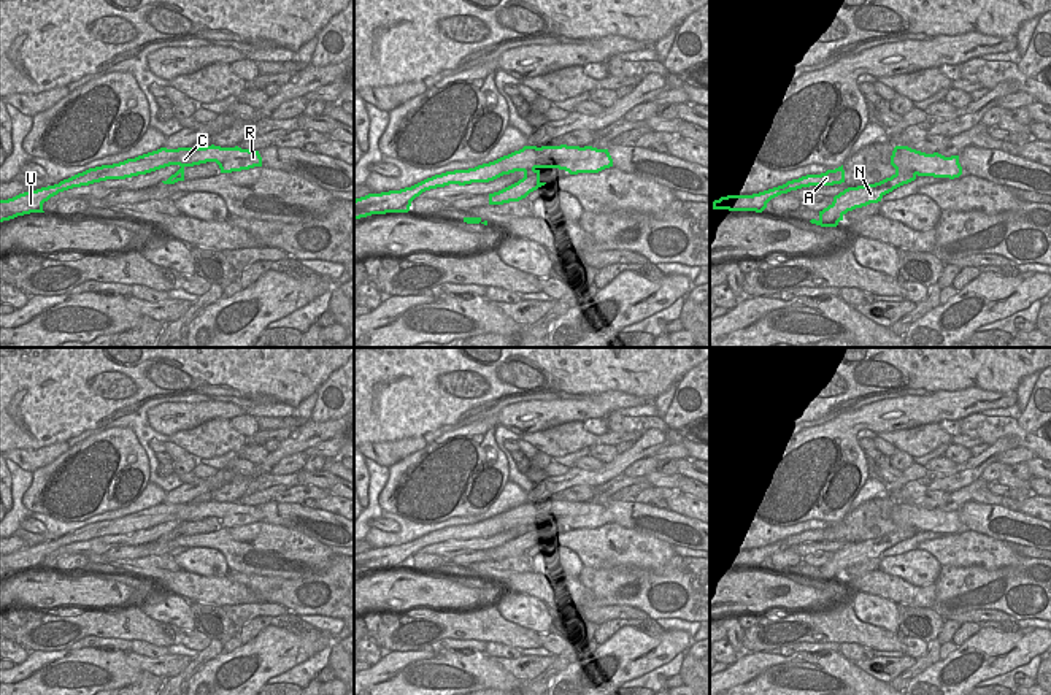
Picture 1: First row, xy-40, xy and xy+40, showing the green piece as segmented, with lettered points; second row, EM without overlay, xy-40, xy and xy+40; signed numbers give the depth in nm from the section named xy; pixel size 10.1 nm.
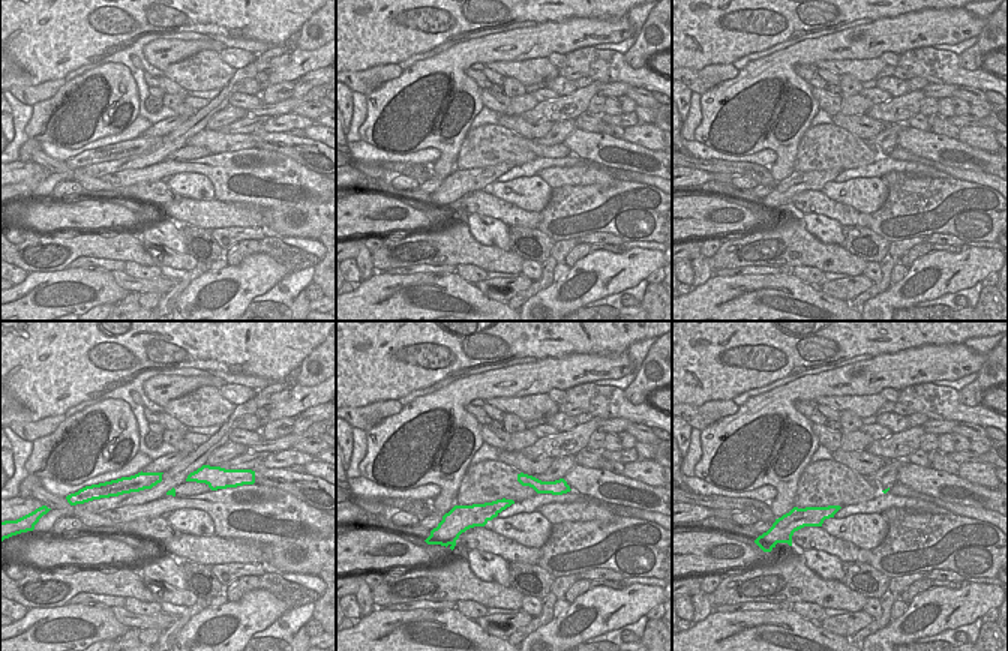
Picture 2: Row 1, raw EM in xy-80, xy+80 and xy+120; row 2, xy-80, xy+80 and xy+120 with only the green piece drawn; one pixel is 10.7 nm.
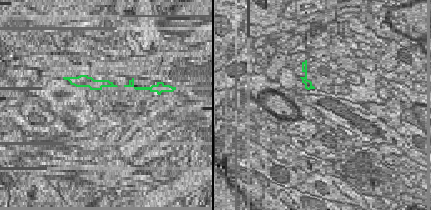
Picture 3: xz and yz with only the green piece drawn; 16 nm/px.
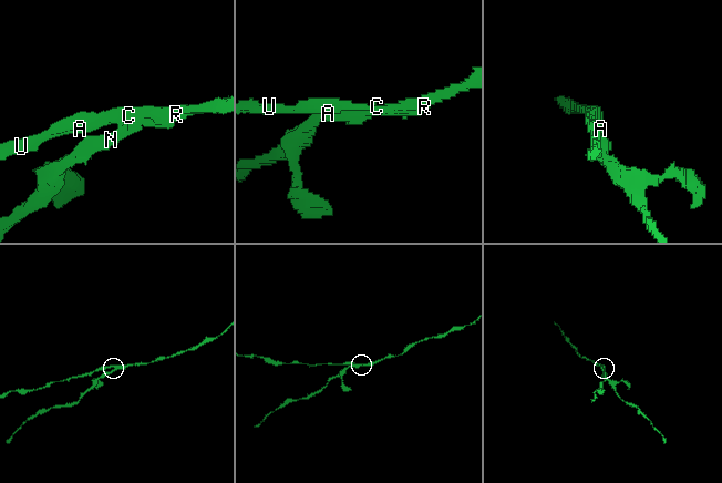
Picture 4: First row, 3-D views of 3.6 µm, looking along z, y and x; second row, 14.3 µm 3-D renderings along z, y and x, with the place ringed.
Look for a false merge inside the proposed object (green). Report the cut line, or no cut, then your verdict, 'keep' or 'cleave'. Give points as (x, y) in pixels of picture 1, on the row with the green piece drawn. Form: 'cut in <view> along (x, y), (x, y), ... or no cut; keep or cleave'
cut in xy+40 along (896, 172), (916, 173); cleave

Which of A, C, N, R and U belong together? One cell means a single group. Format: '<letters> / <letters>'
A C R U / N

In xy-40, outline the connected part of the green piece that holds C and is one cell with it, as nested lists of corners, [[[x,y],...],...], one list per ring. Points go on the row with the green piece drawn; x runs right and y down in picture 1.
[[[211,144],[205,148],[160,148],[157,151],[138,156],[135,159],[127,159],[119,163],[89,168],[54,186],[24,192],[8,200],[0,200],[0,222],[30,213],[44,213],[44,202],[48,202],[59,192],[73,187],[89,186],[106,179],[125,179],[138,175],[146,175],[170,165],[194,167],[206,162],[216,162],[221,168],[221,173],[262,167],[262,157],[259,151],[241,149],[238,146],[221,148]]]

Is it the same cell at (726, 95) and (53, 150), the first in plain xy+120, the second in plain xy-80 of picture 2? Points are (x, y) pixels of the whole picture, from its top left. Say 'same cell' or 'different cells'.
different cells

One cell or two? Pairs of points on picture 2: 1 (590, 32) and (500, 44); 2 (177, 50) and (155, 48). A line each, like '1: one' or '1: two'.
1: one
2: one

